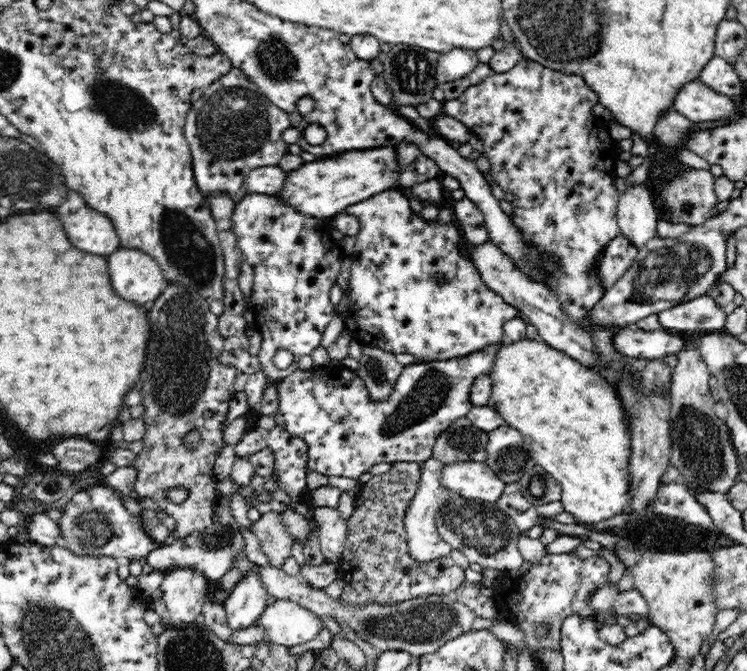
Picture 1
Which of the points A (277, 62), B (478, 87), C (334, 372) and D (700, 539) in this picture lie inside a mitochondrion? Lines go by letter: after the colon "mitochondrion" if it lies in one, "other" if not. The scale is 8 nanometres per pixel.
A: mitochondrion
B: other
C: other
D: mitochondrion

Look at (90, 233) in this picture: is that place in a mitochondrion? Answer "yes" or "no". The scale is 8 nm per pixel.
no

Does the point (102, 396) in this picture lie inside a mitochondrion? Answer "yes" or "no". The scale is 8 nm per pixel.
no

